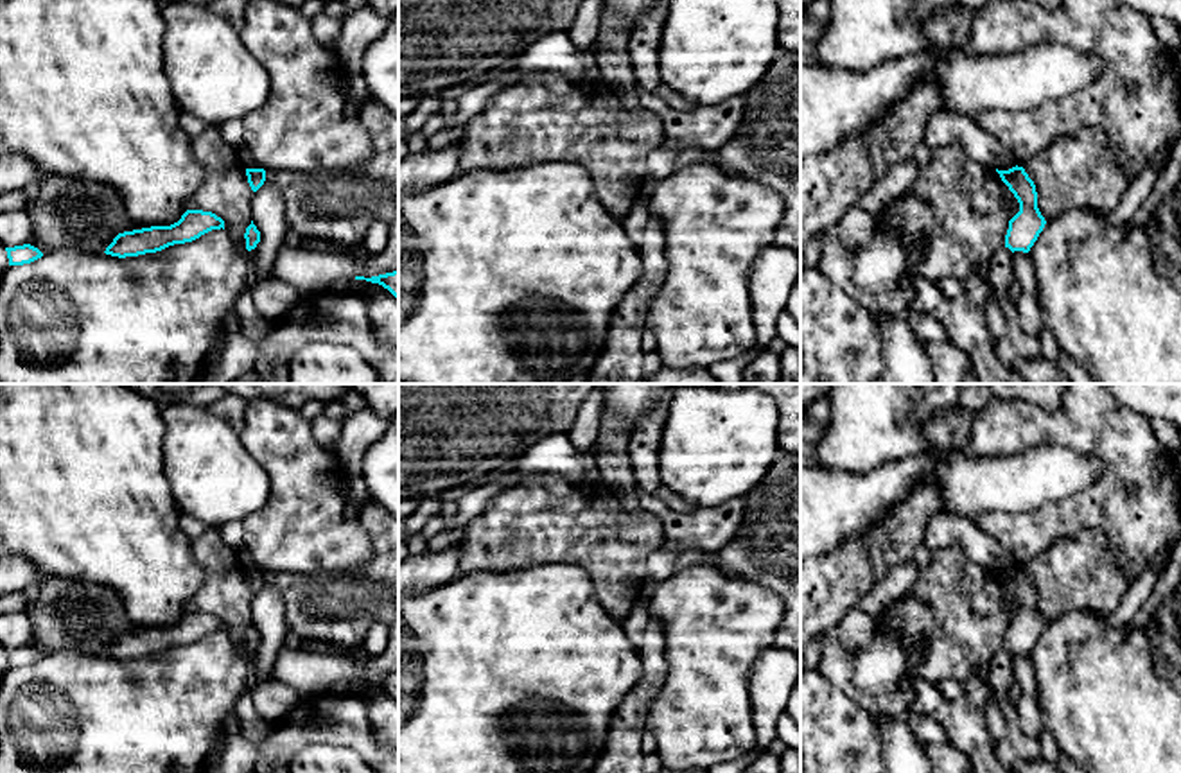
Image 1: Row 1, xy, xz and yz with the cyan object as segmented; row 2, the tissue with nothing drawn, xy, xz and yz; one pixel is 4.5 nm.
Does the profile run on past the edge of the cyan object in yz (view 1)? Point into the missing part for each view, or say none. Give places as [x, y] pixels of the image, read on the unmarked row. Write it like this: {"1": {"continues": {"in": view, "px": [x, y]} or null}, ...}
{"1": {"continues": null}}

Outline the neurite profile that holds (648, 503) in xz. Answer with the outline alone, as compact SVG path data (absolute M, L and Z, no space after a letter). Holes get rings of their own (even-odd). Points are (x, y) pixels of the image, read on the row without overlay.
M641 488L637 499L646 513L662 522L664 547L678 554L691 549L718 552L736 536L745 515L743 497L693 513L669 511L662 500Z

